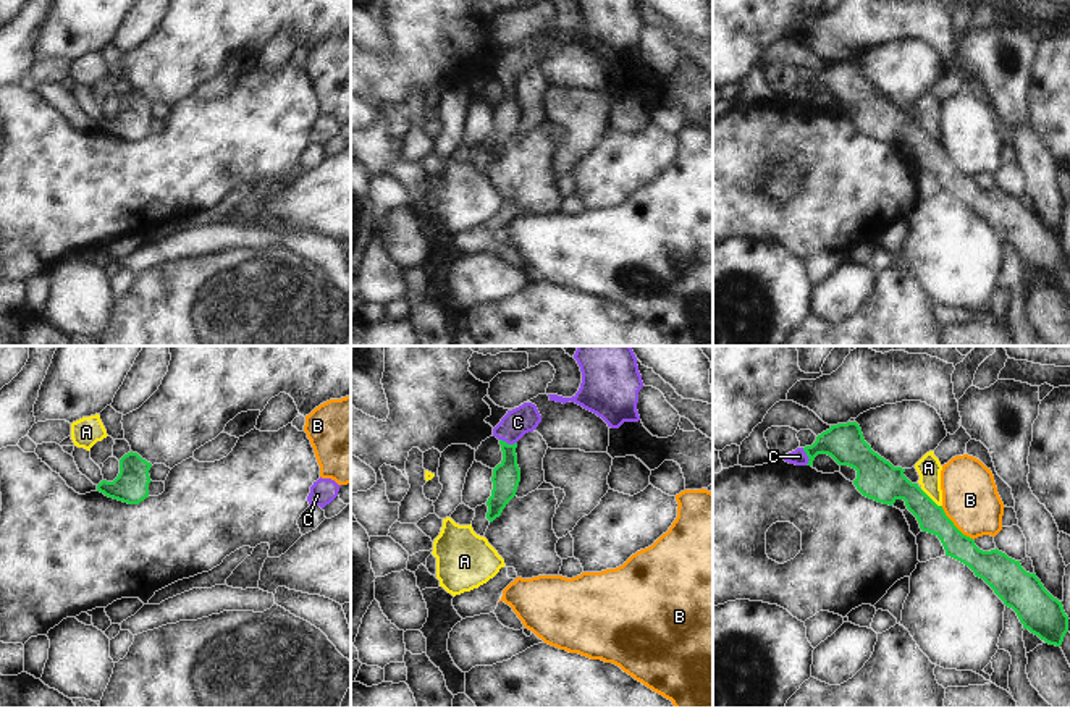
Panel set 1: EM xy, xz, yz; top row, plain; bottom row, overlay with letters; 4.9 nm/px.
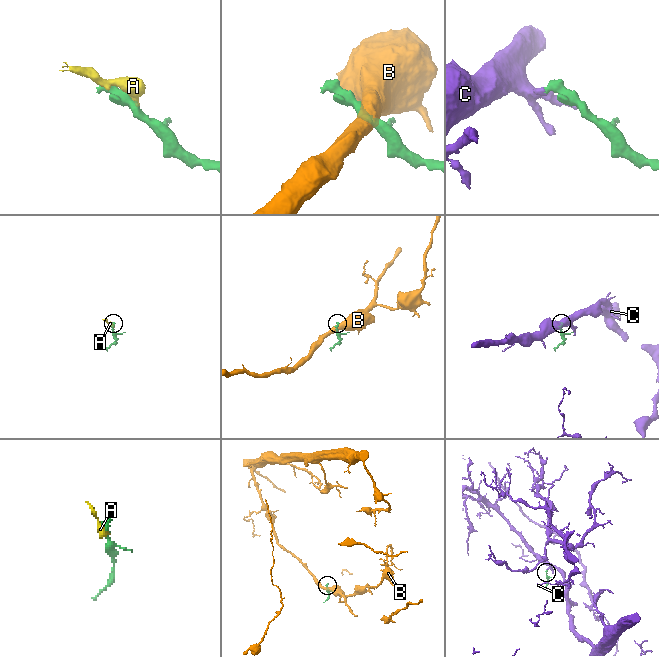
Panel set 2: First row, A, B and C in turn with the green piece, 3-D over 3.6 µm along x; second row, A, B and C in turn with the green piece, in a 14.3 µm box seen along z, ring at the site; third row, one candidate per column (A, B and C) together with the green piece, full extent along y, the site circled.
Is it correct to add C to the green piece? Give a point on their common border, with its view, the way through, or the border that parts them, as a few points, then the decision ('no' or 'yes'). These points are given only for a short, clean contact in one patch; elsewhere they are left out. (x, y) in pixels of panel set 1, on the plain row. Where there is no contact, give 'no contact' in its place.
xz (506, 81) | across xz (506, 113), (506, 81), (508, 70), (518, 60) | yes

